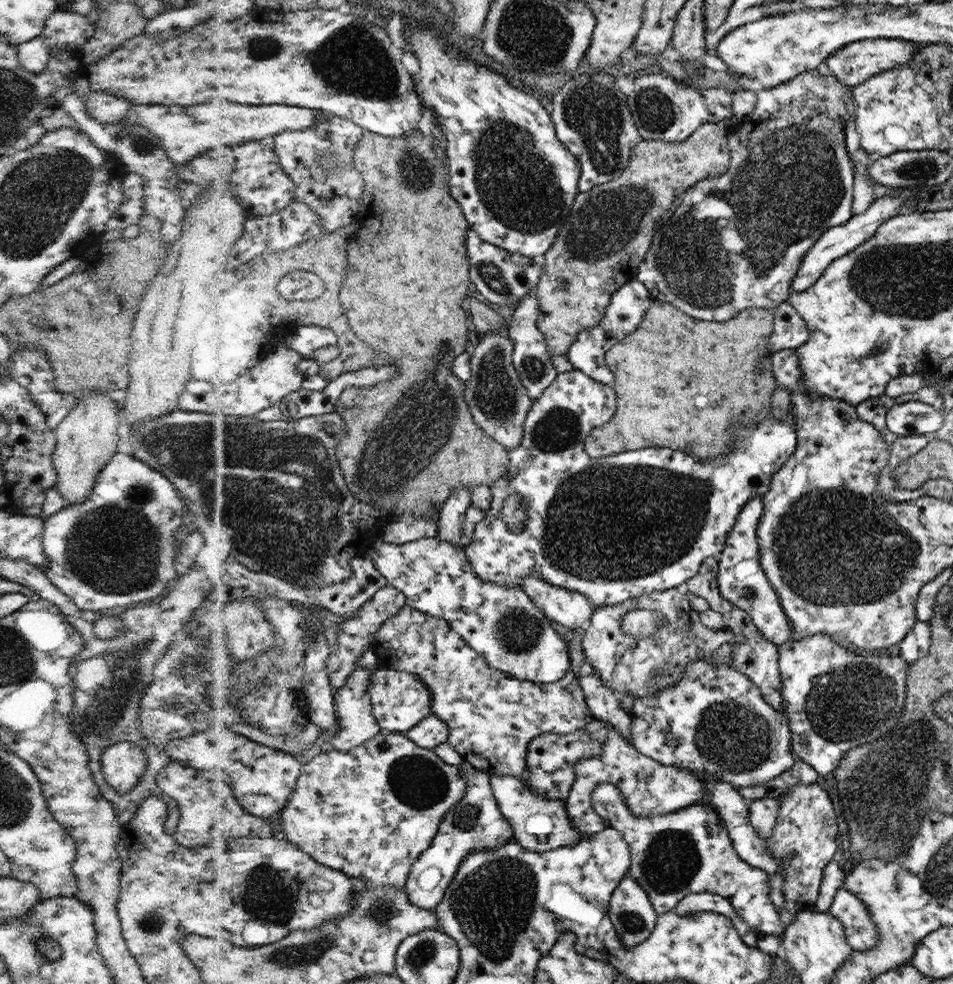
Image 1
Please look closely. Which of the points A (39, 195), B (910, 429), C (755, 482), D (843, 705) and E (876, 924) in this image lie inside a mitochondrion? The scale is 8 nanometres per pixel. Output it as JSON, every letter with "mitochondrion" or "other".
{"A":"mitochondrion","B":"other","C":"other","D":"mitochondrion","E":"other"}

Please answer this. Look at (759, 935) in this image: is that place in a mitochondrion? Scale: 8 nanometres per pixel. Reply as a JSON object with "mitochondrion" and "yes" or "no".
{"mitochondrion":"no"}

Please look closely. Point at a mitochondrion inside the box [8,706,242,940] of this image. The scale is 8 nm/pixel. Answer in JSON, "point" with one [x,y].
{"point":[150,921]}

